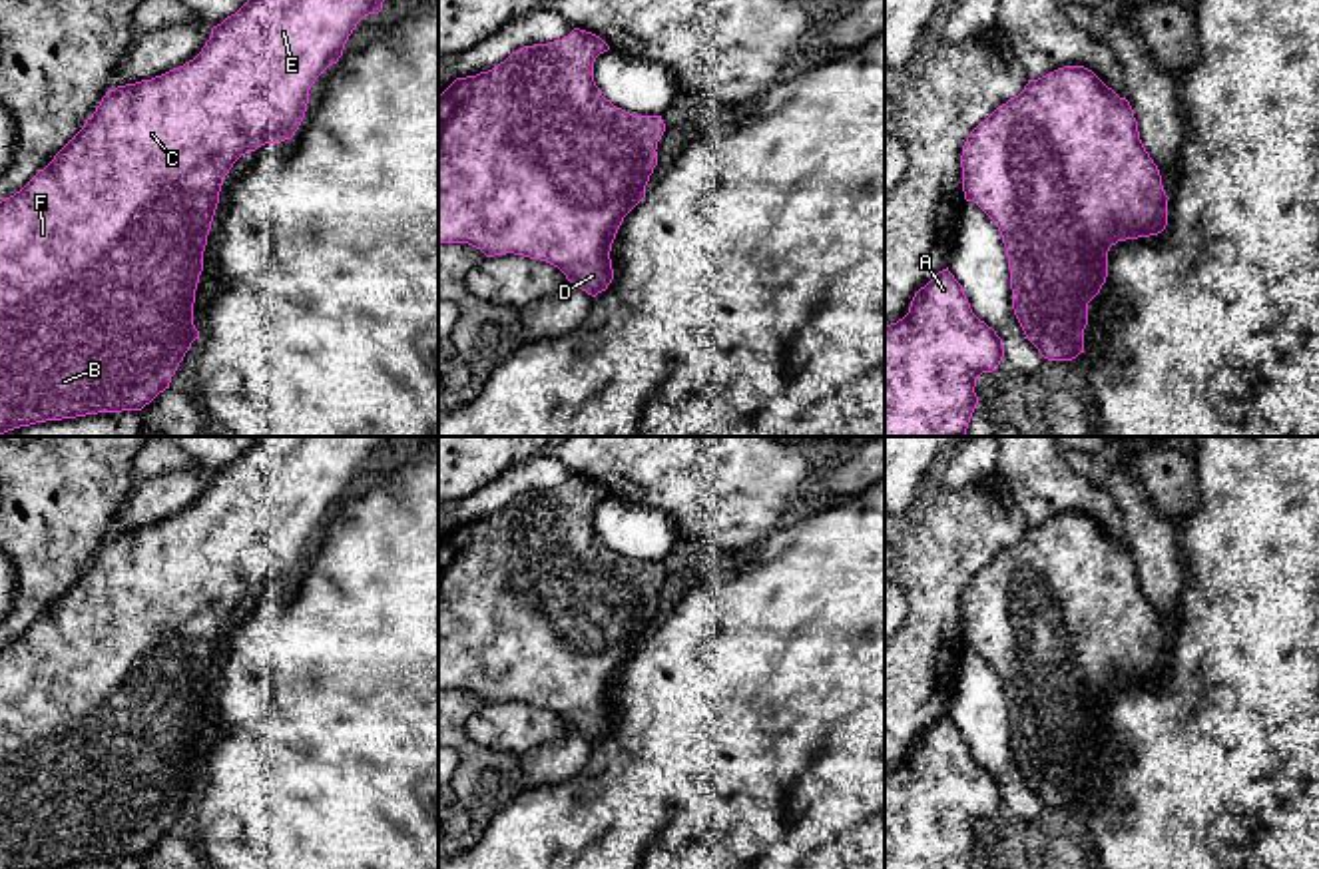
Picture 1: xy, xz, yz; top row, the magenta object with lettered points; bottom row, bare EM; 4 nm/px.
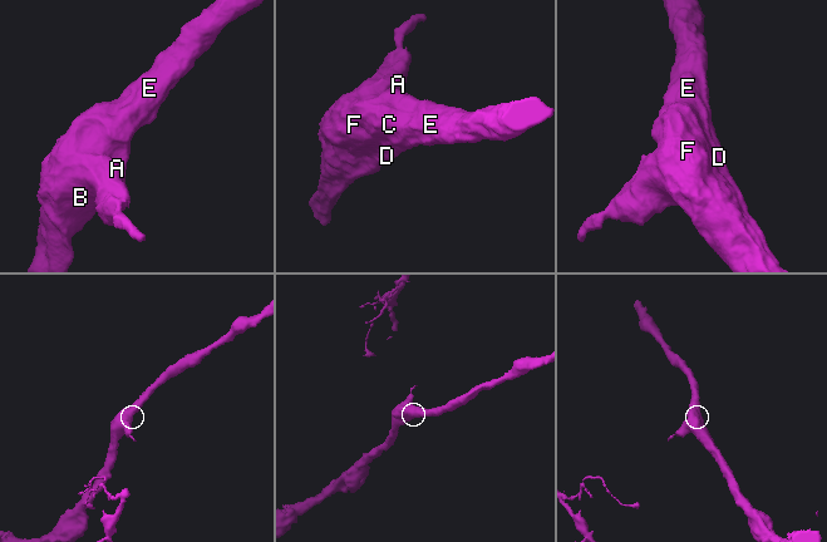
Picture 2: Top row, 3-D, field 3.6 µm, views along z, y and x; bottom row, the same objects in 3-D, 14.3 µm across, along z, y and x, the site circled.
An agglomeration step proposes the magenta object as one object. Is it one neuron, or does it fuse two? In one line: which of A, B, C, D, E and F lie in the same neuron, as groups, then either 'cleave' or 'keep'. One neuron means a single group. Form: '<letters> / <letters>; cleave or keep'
A B C D E F; keep

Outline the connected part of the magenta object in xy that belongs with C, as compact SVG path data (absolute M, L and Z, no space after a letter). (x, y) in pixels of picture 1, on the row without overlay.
M257 436L235 460L211 474L201 498L179 514L151 526L108 536L84 574L20 638L0 648L0 869L46 869L98 859L141 857L169 835L171 823L199 785L193 749L203 698L219 650L219 638L233 610L265 590L291 586L299 576L309 536L343 502L357 470L383 456L387 436Z

